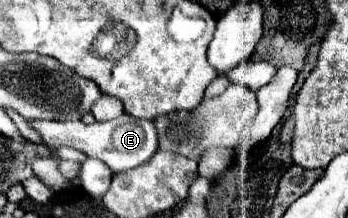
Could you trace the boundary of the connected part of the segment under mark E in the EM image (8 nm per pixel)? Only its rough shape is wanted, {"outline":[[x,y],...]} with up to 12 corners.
{"outline":[[124,113],[112,121],[32,119],[52,149],[104,161],[114,173],[158,149],[154,123]]}

